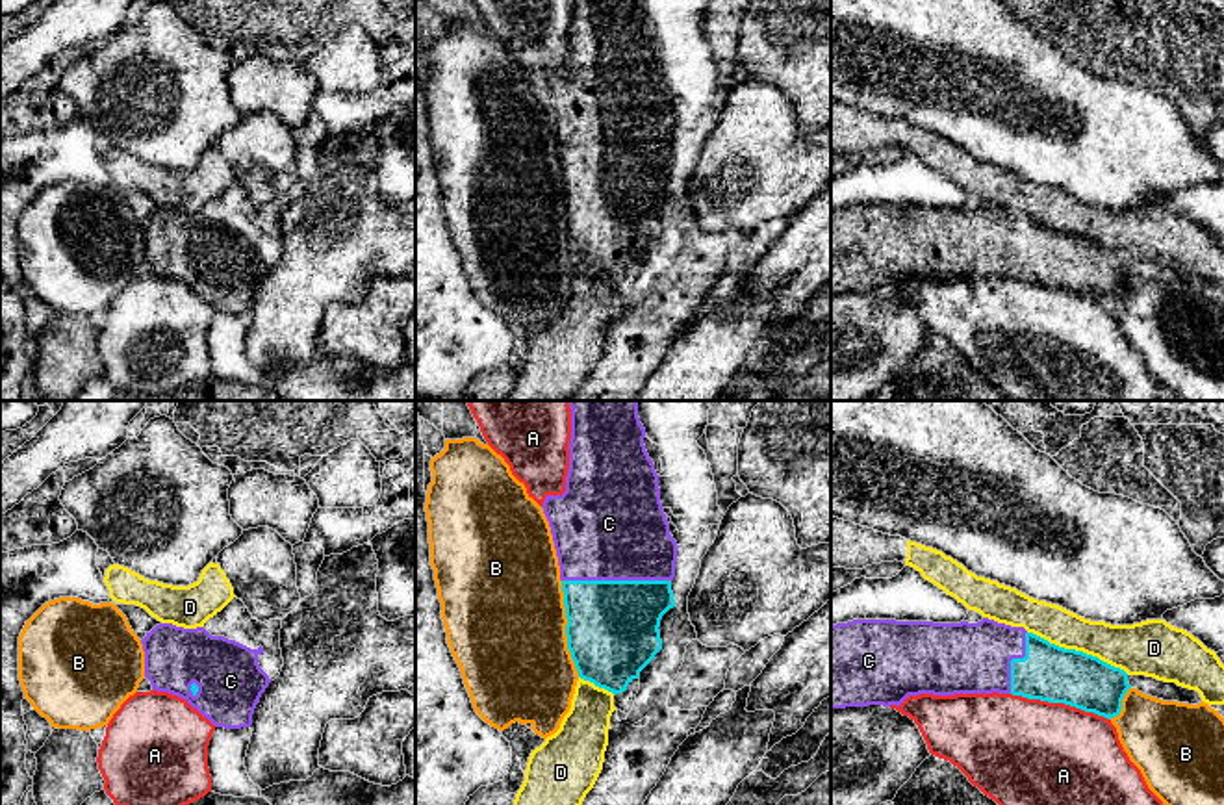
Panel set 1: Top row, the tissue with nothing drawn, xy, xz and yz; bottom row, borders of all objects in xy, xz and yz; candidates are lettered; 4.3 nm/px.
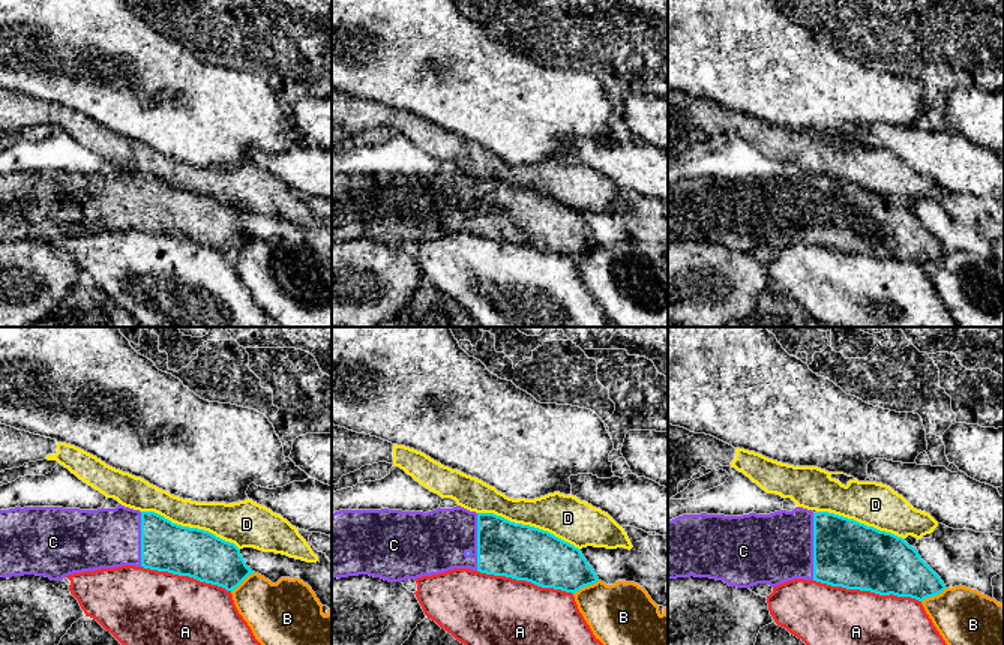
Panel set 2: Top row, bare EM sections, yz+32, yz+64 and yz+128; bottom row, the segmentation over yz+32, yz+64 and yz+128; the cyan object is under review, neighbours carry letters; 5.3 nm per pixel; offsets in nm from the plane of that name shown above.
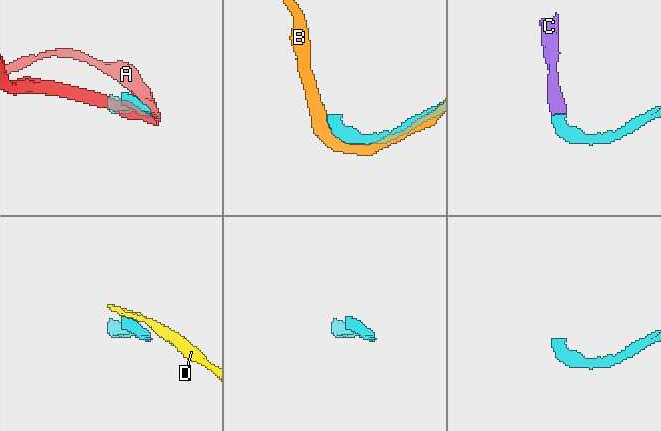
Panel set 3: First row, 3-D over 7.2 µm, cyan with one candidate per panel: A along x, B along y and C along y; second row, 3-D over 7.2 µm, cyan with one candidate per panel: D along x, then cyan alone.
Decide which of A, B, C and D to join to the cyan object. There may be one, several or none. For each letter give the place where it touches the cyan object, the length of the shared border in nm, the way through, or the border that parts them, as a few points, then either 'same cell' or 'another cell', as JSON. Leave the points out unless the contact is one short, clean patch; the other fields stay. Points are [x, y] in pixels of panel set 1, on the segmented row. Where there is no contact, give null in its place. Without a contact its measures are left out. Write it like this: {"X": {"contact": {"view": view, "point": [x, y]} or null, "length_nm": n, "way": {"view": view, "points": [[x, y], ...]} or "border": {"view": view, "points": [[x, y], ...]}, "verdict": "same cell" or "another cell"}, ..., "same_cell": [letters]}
{"A": {"contact": {"view": "yz", "point": [1061, 702]}, "length_nm": 440, "verdict": "another cell"}, "B": {"contact": {"view": "xz", "point": [566, 629]}, "length_nm": 420, "verdict": "another cell"}, "C": {"contact": {"view": "xz", "point": [616, 581]}, "length_nm": 460, "verdict": "same cell"}, "D": {"contact": {"view": "yz", "point": [1078, 651]}, "length_nm": 480, "verdict": "another cell"}, "same_cell": ["C"]}

